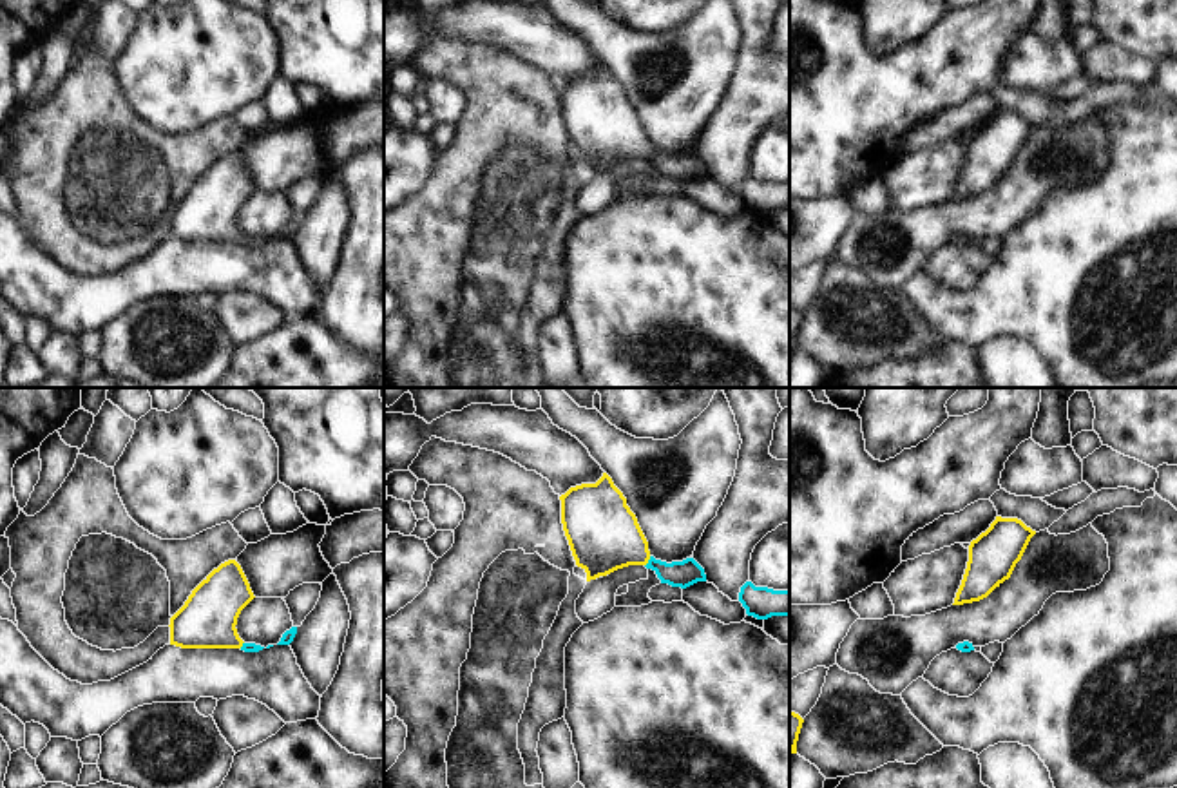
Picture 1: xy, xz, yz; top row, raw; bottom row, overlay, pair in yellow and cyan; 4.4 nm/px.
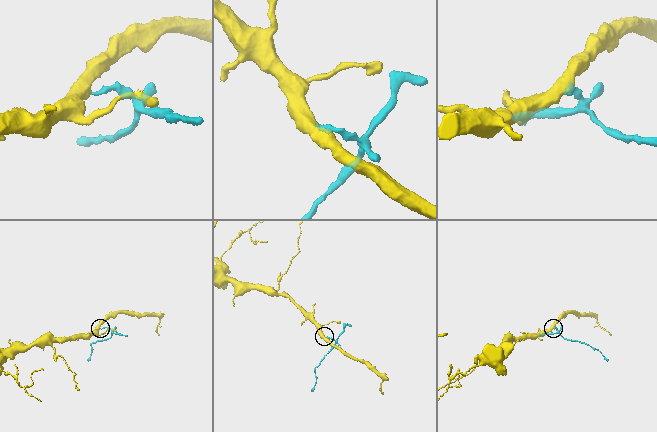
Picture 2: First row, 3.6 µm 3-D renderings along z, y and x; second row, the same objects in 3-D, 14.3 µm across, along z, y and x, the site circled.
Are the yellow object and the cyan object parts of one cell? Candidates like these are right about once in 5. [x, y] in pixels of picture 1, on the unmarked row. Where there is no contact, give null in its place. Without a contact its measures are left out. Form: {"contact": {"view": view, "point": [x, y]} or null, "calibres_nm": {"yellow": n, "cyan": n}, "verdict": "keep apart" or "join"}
{"contact": {"view": "xz", "point": [647, 156]}, "calibres_nm": {"yellow": 320, "cyan": 120}, "verdict": "join"}

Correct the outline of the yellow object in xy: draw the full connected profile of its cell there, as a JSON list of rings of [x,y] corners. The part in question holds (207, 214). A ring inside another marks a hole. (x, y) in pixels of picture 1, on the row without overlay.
[[[235,154],[221,158],[170,212],[170,239],[181,243],[263,245],[261,239],[244,237],[235,223],[241,205],[254,192],[241,159]]]

